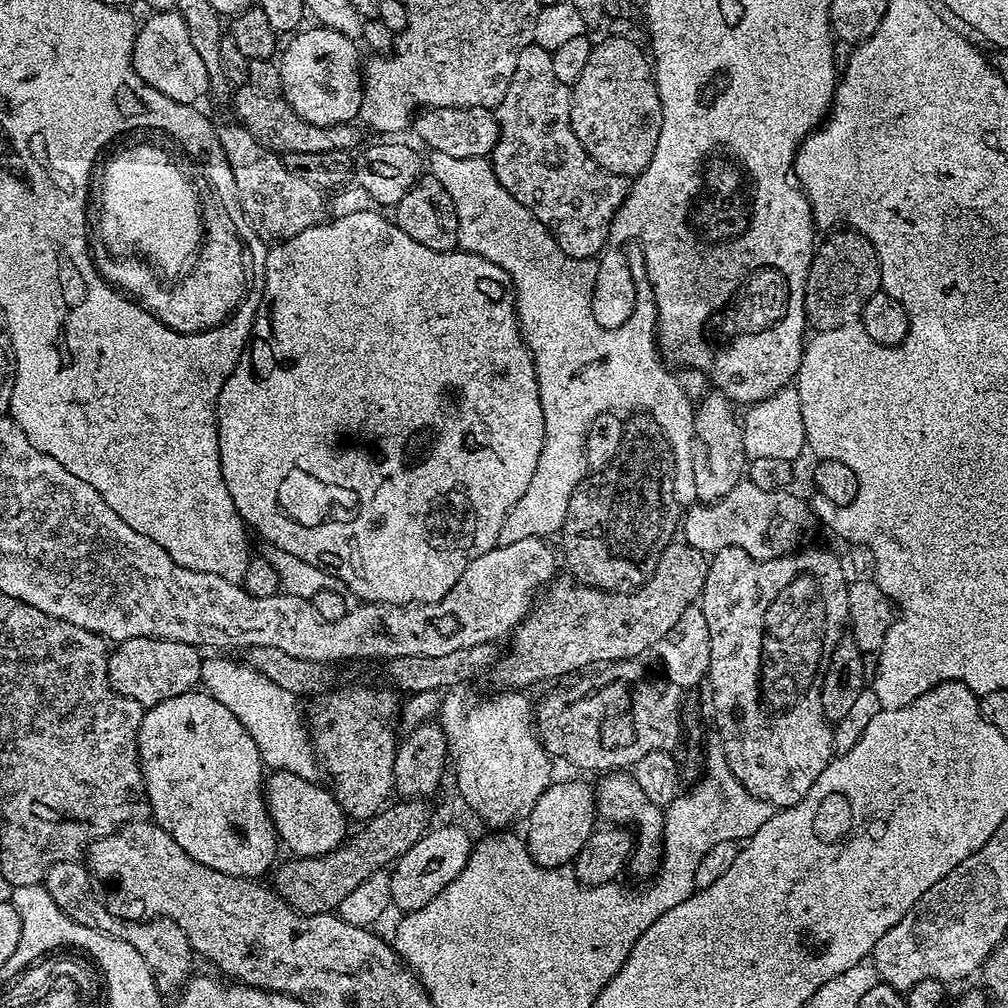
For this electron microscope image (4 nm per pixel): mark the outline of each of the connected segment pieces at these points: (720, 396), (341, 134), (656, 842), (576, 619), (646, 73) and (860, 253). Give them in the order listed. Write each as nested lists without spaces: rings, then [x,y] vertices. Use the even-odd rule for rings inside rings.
[[[712,390],[699,401],[694,418],[694,477],[697,501],[714,504],[721,500],[746,476],[741,421],[732,413],[733,401],[723,392]]]
[[[240,86],[232,96],[232,108],[236,111],[235,119],[263,146],[271,152],[283,154],[318,154],[322,150],[342,150],[347,152],[355,149],[360,140],[360,132],[355,123],[335,124],[334,126],[318,126],[314,122],[306,122],[295,110],[275,95],[259,92],[254,86]]]
[[[612,770],[599,777],[600,785],[595,785],[596,793],[596,815],[601,821],[612,826],[627,826],[634,833],[635,844],[630,857],[630,872],[636,876],[651,878],[660,870],[660,857],[664,854],[664,813],[665,809],[659,808],[654,801],[642,790],[636,779],[632,777],[631,771]]]
[[[673,542],[666,546],[666,550],[658,558],[658,566],[652,572],[651,578],[635,590],[594,588],[590,584],[577,582],[568,574],[553,579],[533,603],[528,615],[516,625],[510,636],[512,649],[501,655],[494,673],[496,672],[504,686],[524,686],[520,684],[536,684],[539,680],[552,680],[555,676],[568,676],[576,671],[579,673],[584,670],[579,668],[584,668],[587,664],[600,666],[605,662],[634,660],[643,657],[643,652],[651,653],[656,643],[666,638],[670,630],[674,630],[674,622],[678,622],[686,609],[697,603],[706,582],[708,562],[709,557],[705,553],[690,547],[689,544]]]
[[[608,36],[604,41],[593,43],[590,59],[582,69],[582,78],[571,85],[572,105],[570,122],[578,142],[588,152],[599,168],[605,168],[616,176],[635,178],[654,158],[658,146],[658,134],[662,134],[662,106],[656,89],[656,77],[649,57],[632,40],[624,36]]]
[[[832,230],[825,236],[828,237],[819,241],[812,257],[806,294],[808,323],[816,332],[857,323],[864,315],[866,302],[882,288],[880,260],[876,257],[876,247],[867,238],[852,230]]]

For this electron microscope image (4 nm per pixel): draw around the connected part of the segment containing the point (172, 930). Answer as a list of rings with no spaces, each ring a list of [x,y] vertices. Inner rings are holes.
[[[76,860],[58,862],[46,870],[42,883],[50,894],[50,898],[54,898],[58,910],[62,910],[62,914],[74,918],[74,922],[78,922],[82,926],[90,926],[90,930],[105,932],[122,942],[130,942],[130,946],[134,946],[134,950],[138,950],[138,954],[142,954],[146,966],[150,966],[161,997],[168,998],[168,995],[171,997],[173,994],[179,993],[189,977],[193,975],[194,953],[182,926],[178,926],[178,922],[165,916],[149,919],[149,924],[144,920],[123,920],[122,917],[115,916],[96,897],[96,892],[92,889],[93,877],[83,863]]]

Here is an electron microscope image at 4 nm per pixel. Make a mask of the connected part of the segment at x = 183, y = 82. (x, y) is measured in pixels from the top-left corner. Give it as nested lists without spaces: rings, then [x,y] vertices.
[[[155,12],[137,29],[135,46],[132,48],[132,65],[136,73],[154,86],[159,95],[169,97],[173,103],[199,103],[212,88],[209,71],[206,64],[198,55],[198,50],[191,45],[190,34],[179,12]]]

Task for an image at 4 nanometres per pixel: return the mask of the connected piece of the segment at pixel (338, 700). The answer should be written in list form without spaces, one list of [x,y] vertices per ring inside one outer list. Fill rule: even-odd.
[[[337,687],[327,693],[324,700],[312,712],[310,720],[310,735],[312,750],[317,761],[328,771],[328,776],[333,780],[330,791],[336,801],[342,806],[345,816],[356,822],[367,822],[389,803],[393,795],[396,779],[394,778],[394,758],[398,747],[398,736],[392,729],[392,719],[398,716],[402,708],[402,700],[391,687],[386,688],[343,688]]]

